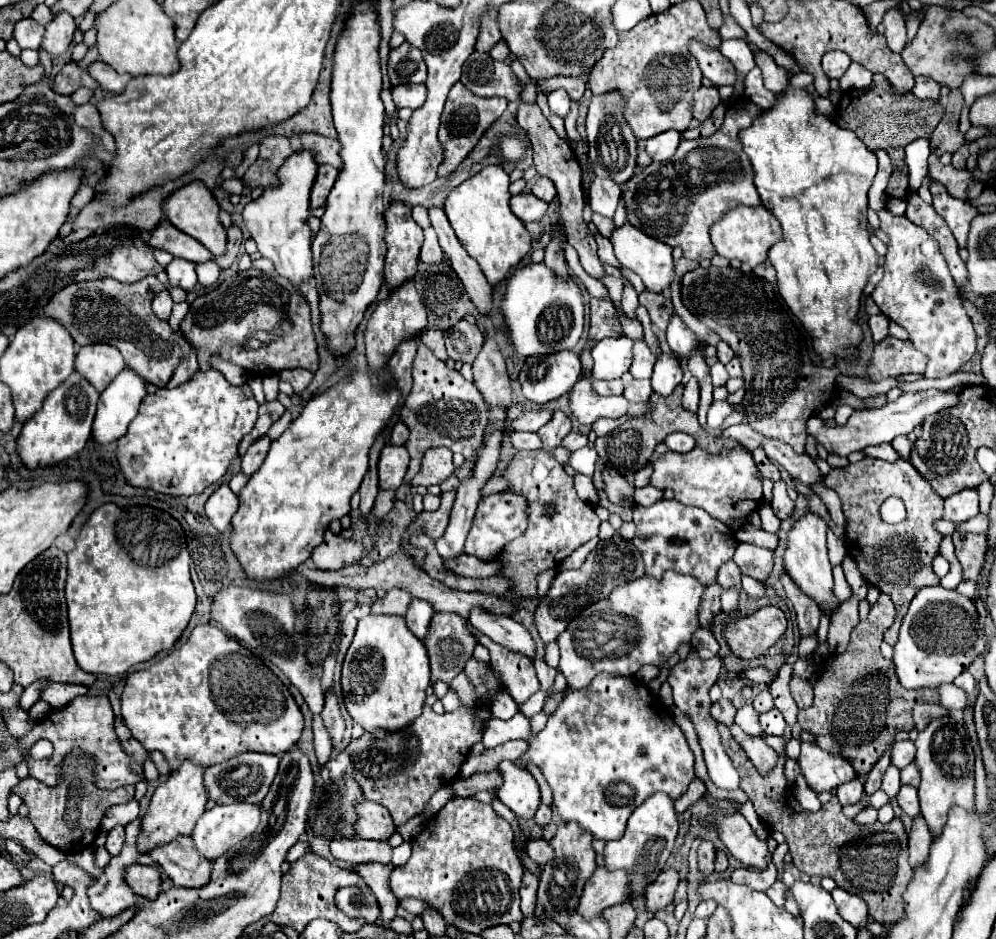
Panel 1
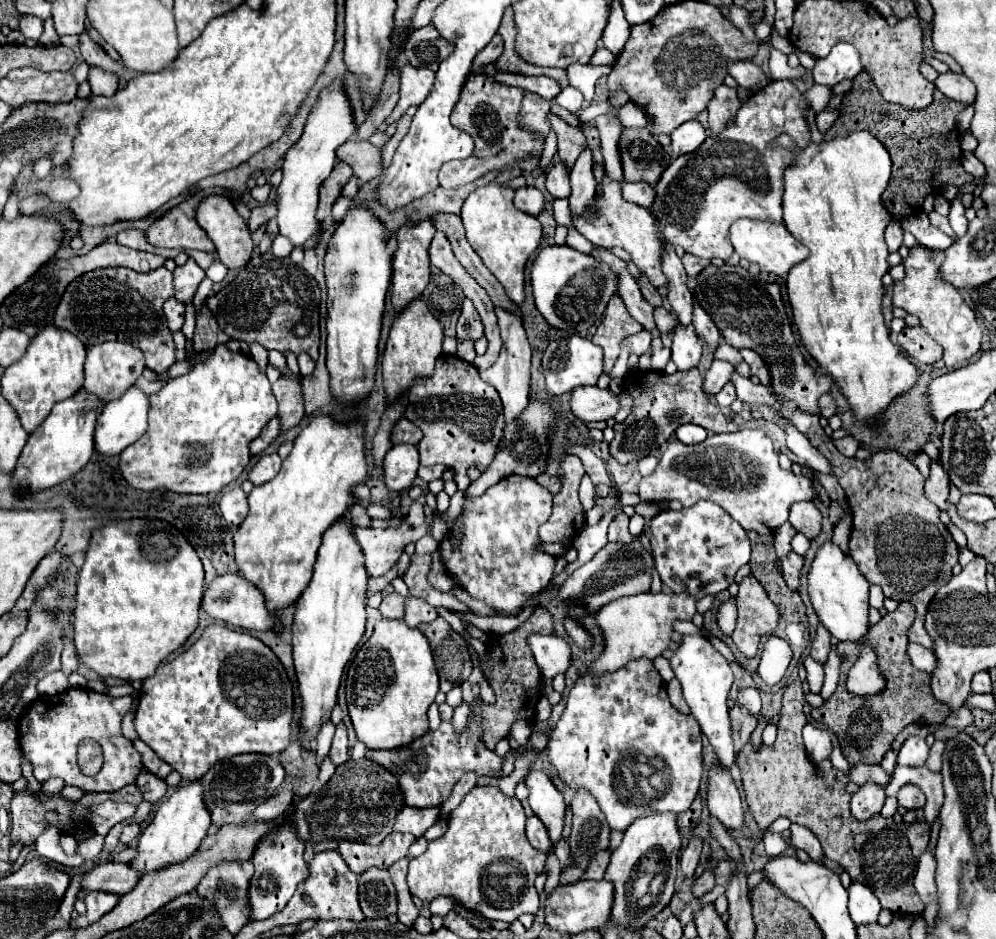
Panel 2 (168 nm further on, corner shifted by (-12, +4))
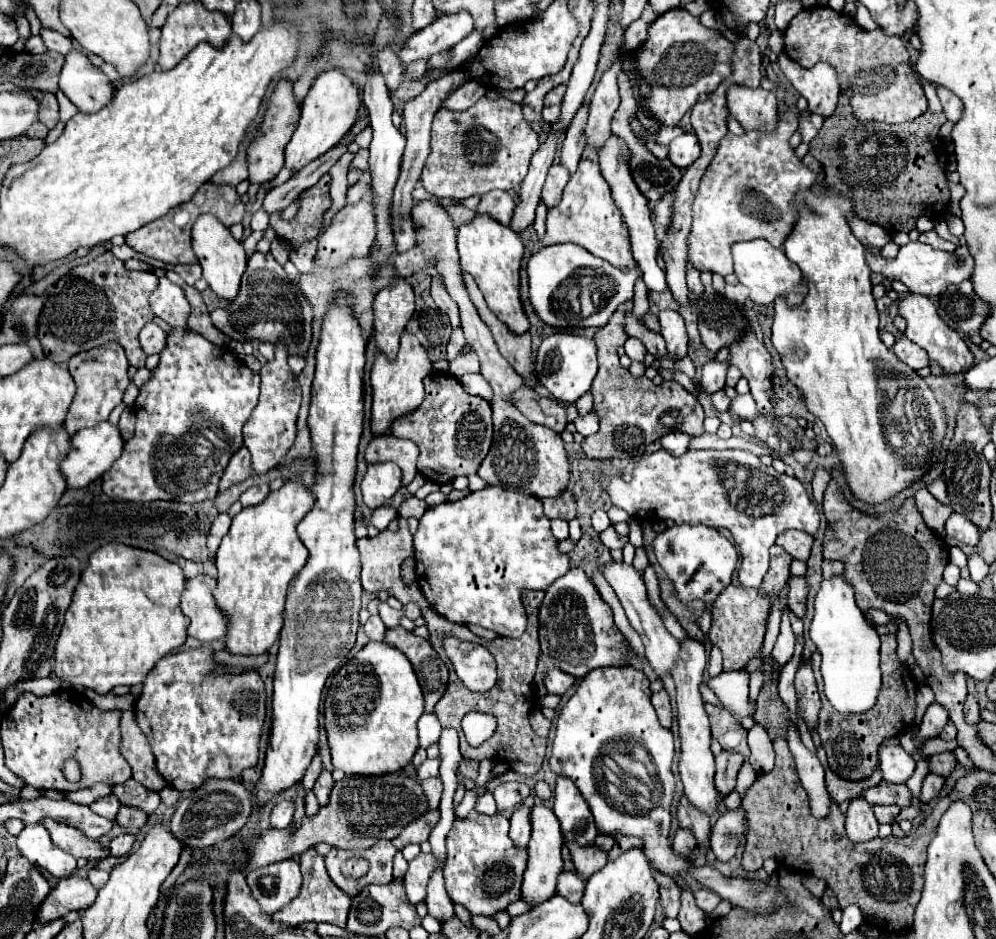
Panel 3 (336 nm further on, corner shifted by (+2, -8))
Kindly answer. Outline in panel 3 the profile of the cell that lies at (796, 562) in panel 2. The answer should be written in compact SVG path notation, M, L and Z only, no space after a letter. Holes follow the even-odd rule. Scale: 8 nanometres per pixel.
M791 576L787 590L787 606L799 618L803 618L805 614L805 600L807 600L807 580L803 576Z

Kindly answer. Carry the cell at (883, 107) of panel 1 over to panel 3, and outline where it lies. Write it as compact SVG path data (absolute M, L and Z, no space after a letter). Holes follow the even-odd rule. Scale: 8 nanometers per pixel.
M839 96L833 116L825 118L819 134L809 142L809 152L821 162L833 188L855 194L855 212L861 220L879 224L891 236L909 232L921 214L937 218L947 212L949 186L945 180L947 152L939 138L945 114L927 110L913 122L883 124L855 118L849 98Z

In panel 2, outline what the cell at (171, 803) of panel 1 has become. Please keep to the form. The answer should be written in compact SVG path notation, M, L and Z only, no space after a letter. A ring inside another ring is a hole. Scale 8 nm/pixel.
M199 782L179 786L175 790L175 794L161 804L153 822L139 836L137 856L129 862L131 868L135 868L141 878L143 874L155 872L155 870L165 868L169 864L185 862L199 848L201 840L207 836L209 826L211 826L211 818L209 818L205 804L203 804L203 786Z

